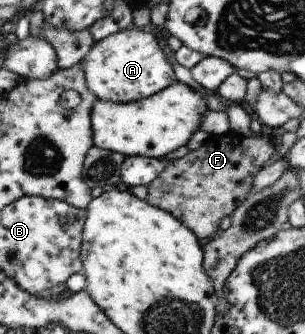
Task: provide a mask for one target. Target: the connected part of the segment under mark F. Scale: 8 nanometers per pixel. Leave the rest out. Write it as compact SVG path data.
M229 132L222 136L211 135L204 144L194 151L189 151L179 160L170 162L164 172L148 187L147 203L174 214L180 222L188 227L202 241L212 240L221 233L220 223L224 217L229 217L247 201L248 193L252 192L256 177L264 165L274 157L278 150L275 141L266 136L244 137L239 133Z

